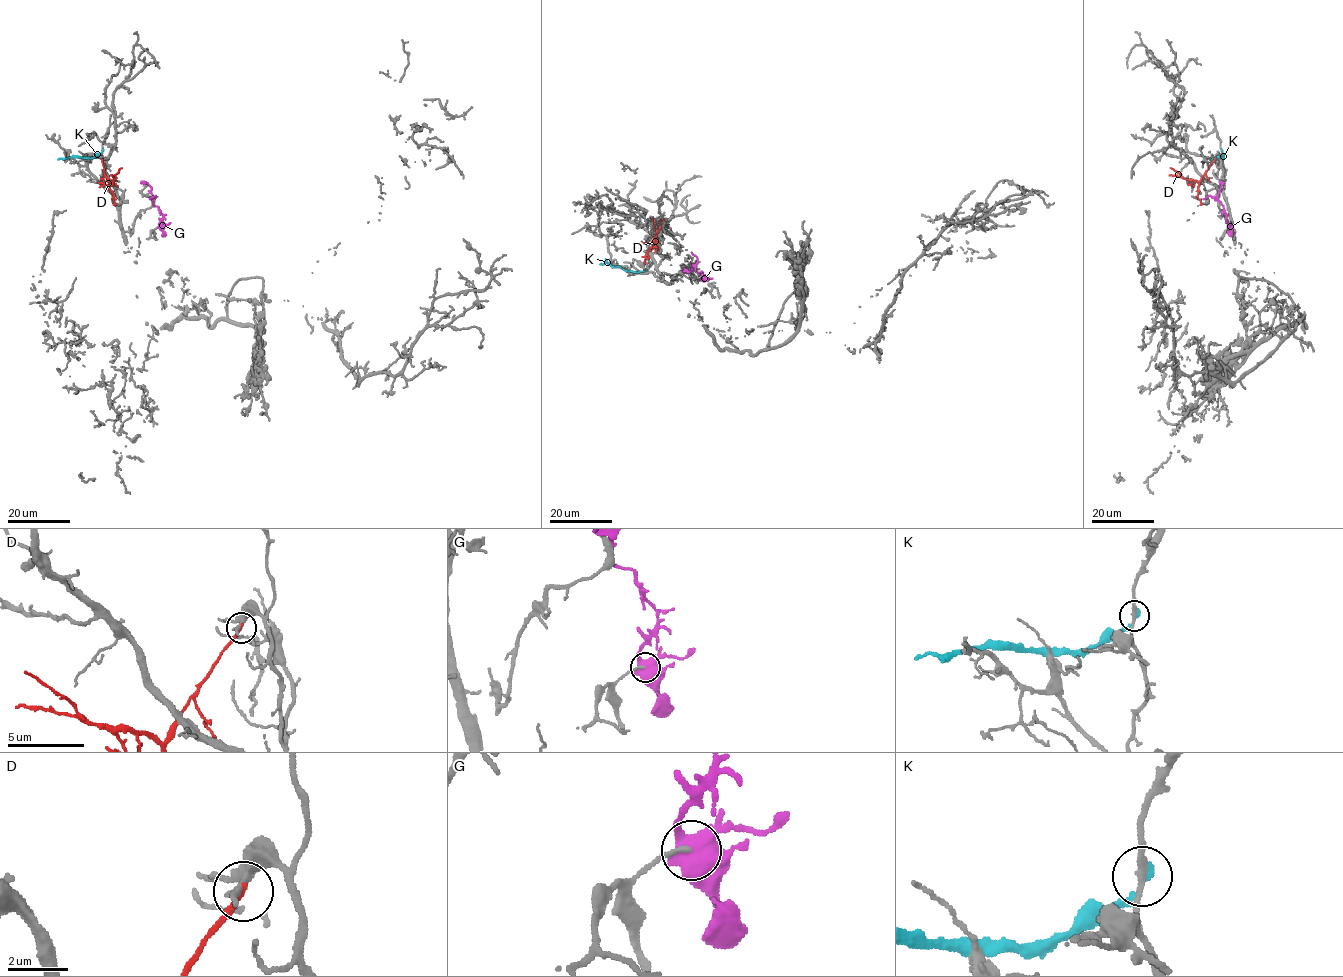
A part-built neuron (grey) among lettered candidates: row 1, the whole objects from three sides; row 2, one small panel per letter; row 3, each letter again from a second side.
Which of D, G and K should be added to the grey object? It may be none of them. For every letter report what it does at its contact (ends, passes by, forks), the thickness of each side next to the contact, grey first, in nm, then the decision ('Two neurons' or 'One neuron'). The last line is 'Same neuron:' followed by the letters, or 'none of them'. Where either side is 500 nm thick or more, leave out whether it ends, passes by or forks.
D: It ends there. Thickness 360 nm (grey) against 200 nm. Two neurons
G: It forks there. Thickness 170 nm (grey) against 480 nm. Two neurons
K: It ends there. Thickness 190 nm (grey) against 240 nm. Two neurons
Same neuron: none of them

